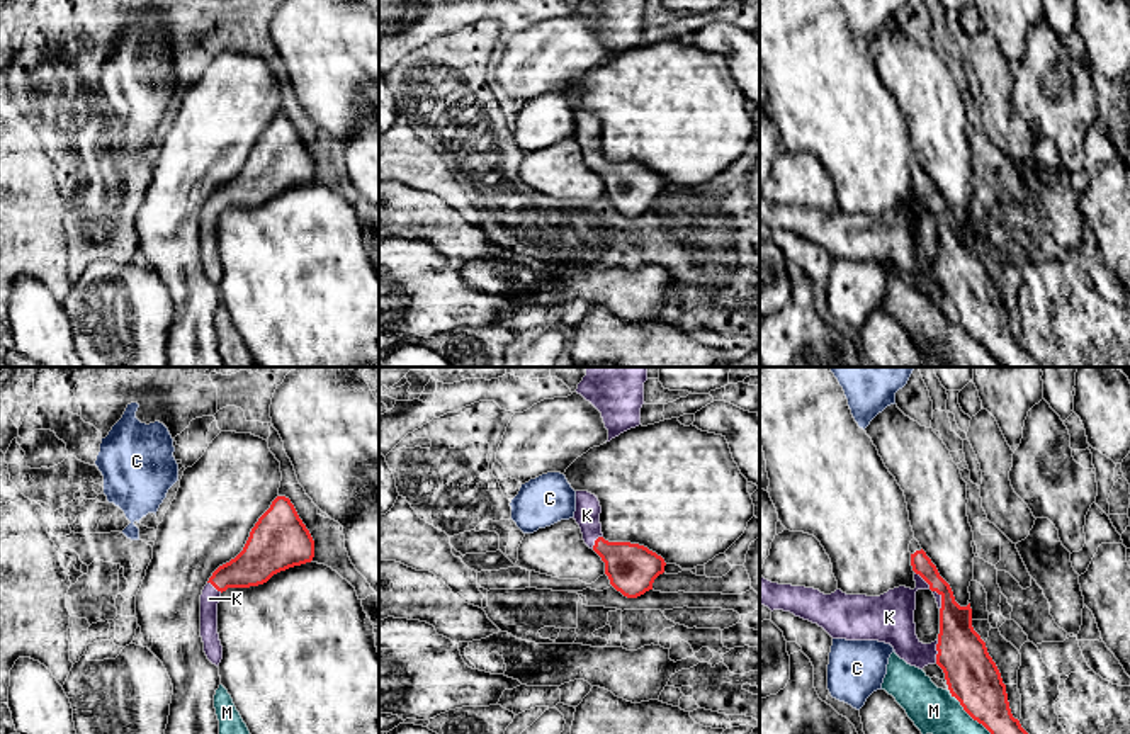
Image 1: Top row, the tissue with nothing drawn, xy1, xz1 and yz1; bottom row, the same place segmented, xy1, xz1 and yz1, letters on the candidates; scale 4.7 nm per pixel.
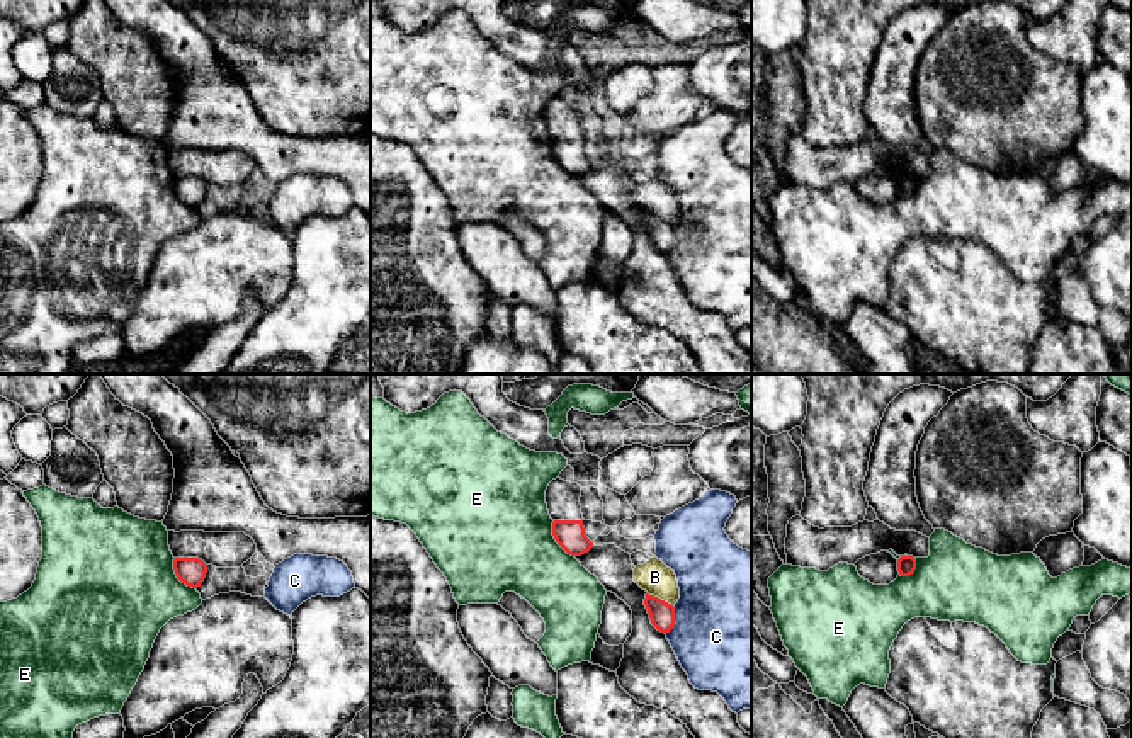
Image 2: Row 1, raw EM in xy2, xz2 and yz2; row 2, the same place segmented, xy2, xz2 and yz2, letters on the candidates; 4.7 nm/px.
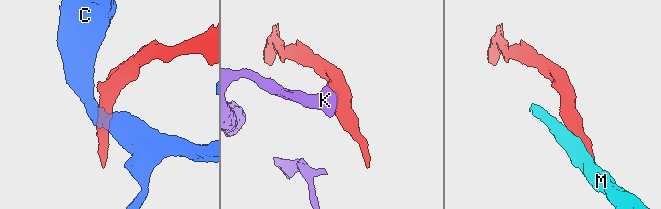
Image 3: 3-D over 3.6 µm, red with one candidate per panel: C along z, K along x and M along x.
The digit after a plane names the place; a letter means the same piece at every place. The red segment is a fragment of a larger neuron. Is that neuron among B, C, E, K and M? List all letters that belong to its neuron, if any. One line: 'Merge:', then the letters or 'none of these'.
Merge: K

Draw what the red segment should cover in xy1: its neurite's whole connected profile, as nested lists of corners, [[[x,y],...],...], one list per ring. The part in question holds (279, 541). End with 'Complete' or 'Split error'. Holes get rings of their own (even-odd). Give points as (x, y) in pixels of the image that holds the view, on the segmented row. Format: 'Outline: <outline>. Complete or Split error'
Outline: [[[277,496],[258,518],[243,550],[219,566],[201,595],[201,637],[207,659],[219,666],[223,646],[218,634],[218,603],[228,588],[250,588],[274,574],[311,562],[314,540],[285,496]]]. Split error

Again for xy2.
Outline: [[[175,558],[173,570],[182,583],[197,588],[206,578],[207,565],[199,558]]]. Complete

